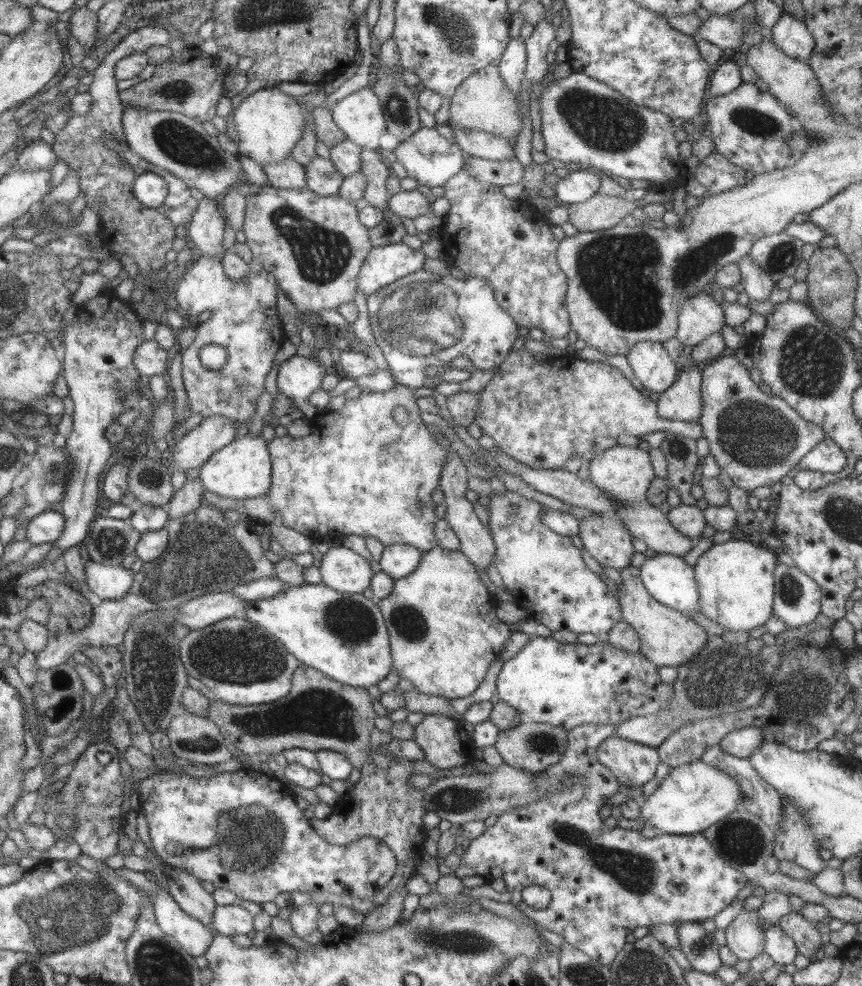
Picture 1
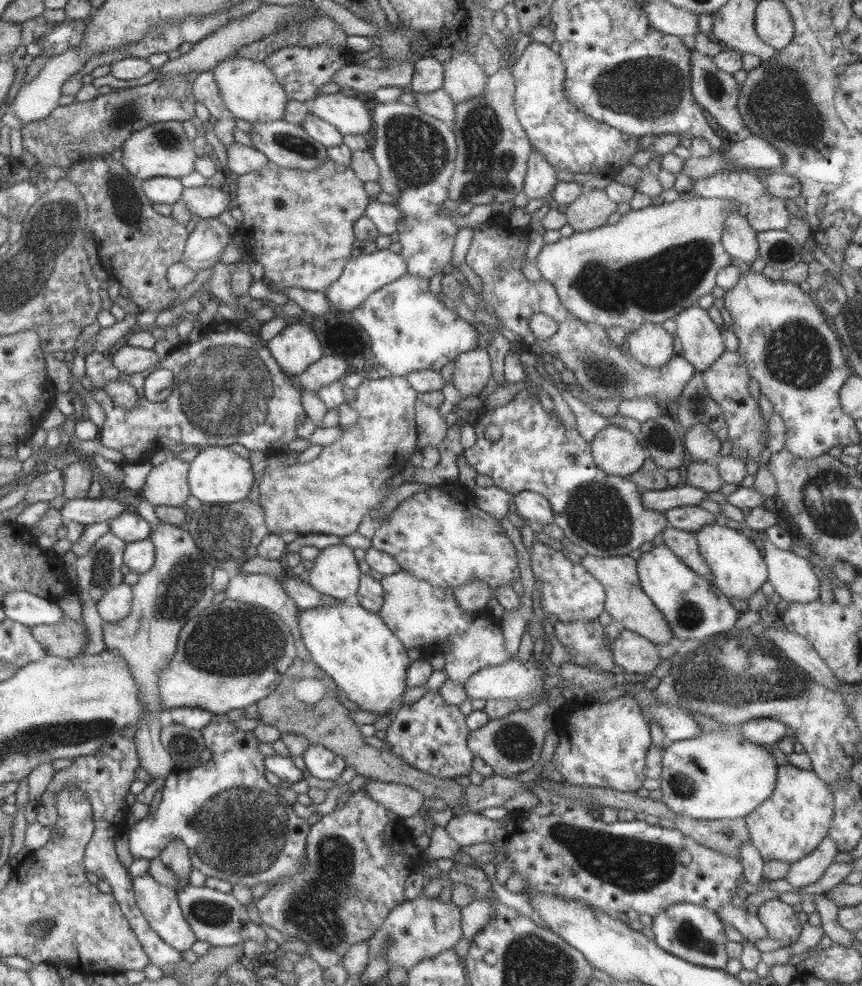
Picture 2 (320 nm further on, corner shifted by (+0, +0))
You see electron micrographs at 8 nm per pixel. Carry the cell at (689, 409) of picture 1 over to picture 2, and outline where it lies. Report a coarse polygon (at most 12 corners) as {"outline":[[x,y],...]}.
{"outline":[[705,424],[685,432],[685,450],[693,459],[719,457],[719,440]]}

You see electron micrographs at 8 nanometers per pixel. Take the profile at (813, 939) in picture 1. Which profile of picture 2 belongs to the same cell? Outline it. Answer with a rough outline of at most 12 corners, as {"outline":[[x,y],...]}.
{"outline":[[779,900],[759,905],[767,932],[753,941],[759,952],[789,946],[802,929],[792,906]]}

